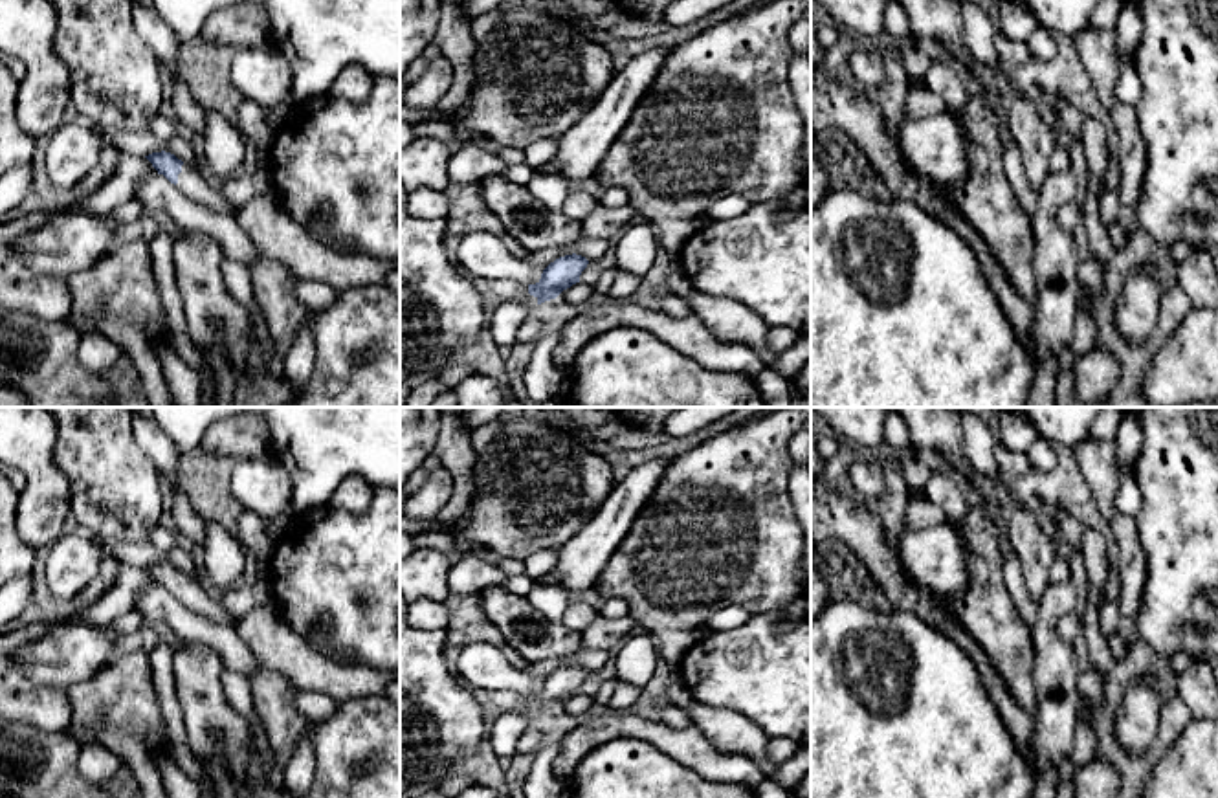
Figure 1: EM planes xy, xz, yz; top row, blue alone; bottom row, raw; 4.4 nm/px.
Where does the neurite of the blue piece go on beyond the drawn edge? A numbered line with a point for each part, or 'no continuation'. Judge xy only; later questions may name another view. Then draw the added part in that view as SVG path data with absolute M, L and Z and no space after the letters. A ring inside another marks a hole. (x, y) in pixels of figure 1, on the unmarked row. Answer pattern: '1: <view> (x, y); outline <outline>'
1: xy (191, 595); outline M182 576L182 583L178 585L176 598L189 607L193 613L216 622L229 626L233 616L226 611L226 607L211 598L200 585L189 576Z

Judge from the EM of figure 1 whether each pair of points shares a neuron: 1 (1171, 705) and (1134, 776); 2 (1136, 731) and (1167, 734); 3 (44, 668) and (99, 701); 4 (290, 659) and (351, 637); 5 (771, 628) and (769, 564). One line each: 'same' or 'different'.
1: same
2: different
3: different
4: different
5: different

